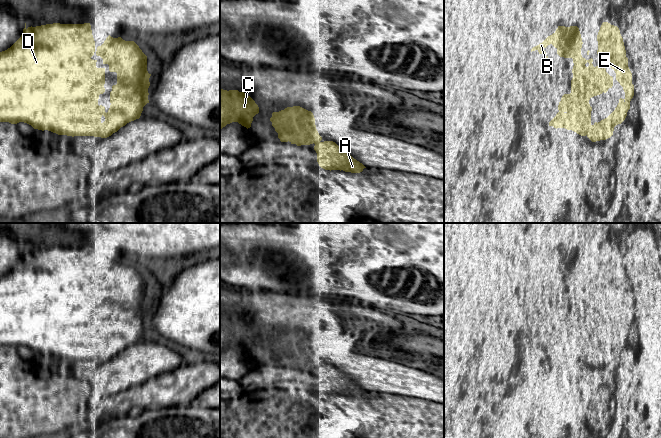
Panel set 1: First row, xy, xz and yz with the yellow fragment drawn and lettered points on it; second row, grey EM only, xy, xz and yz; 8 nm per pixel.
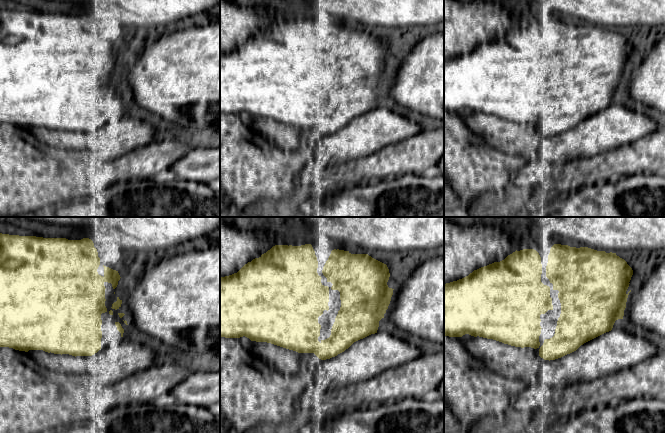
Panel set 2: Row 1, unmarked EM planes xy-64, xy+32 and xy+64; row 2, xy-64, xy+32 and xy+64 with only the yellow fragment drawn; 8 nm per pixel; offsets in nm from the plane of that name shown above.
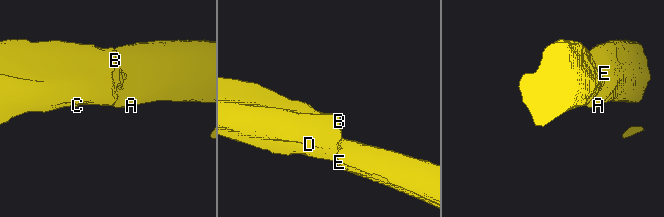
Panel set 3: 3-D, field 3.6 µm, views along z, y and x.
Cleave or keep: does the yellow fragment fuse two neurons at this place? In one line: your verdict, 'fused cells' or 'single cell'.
single cell

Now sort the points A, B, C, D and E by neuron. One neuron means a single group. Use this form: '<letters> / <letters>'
A B C D E

